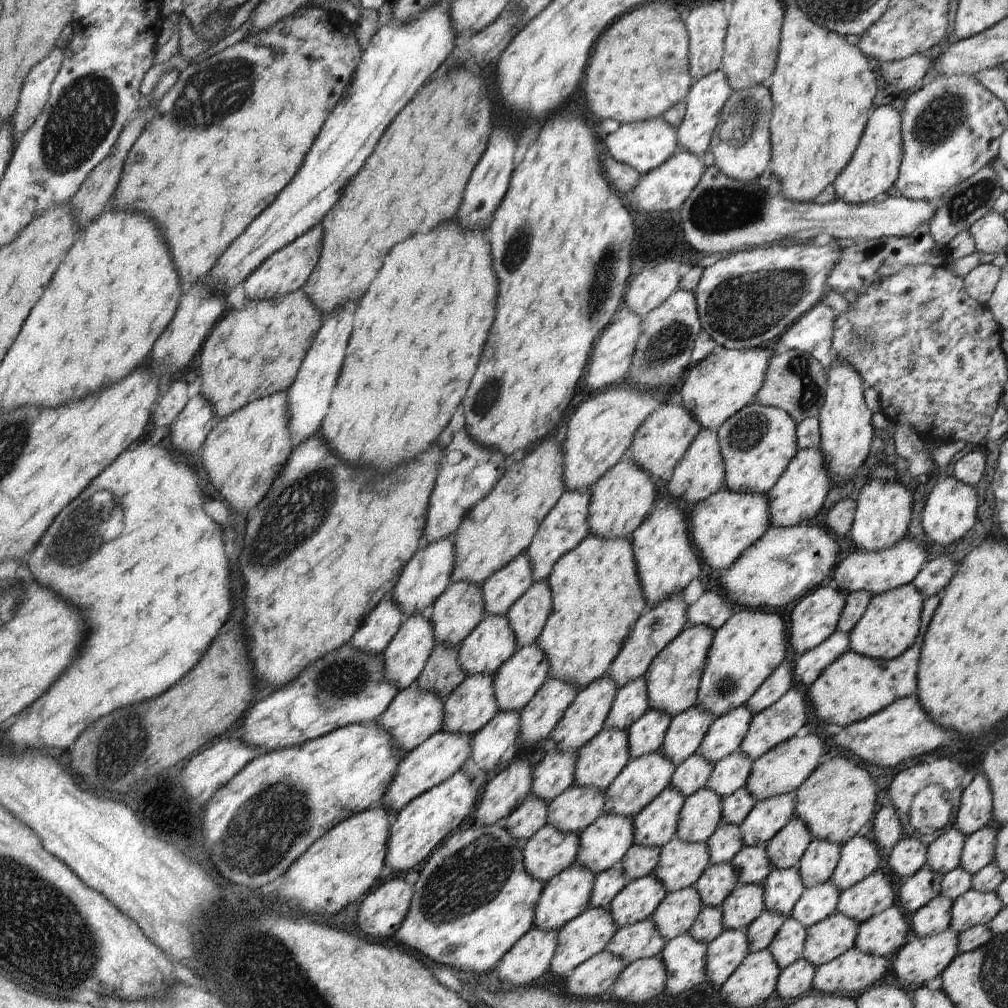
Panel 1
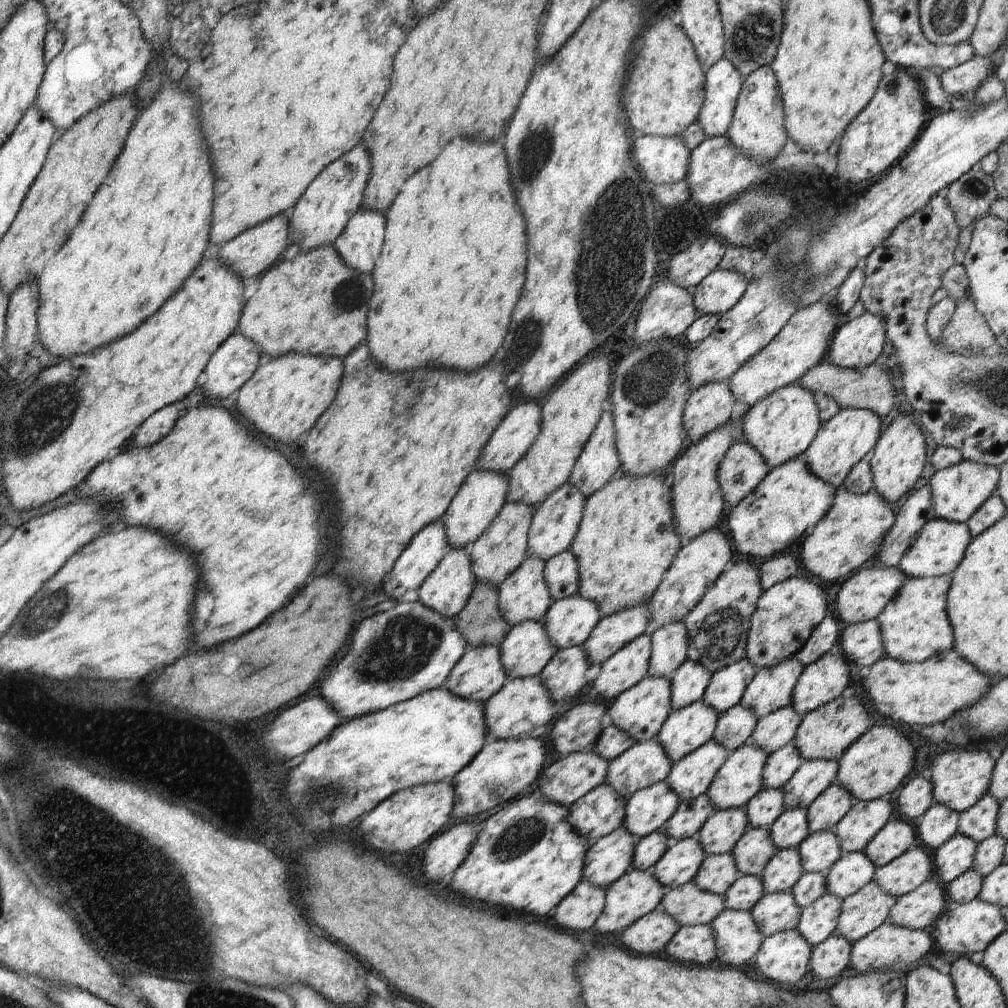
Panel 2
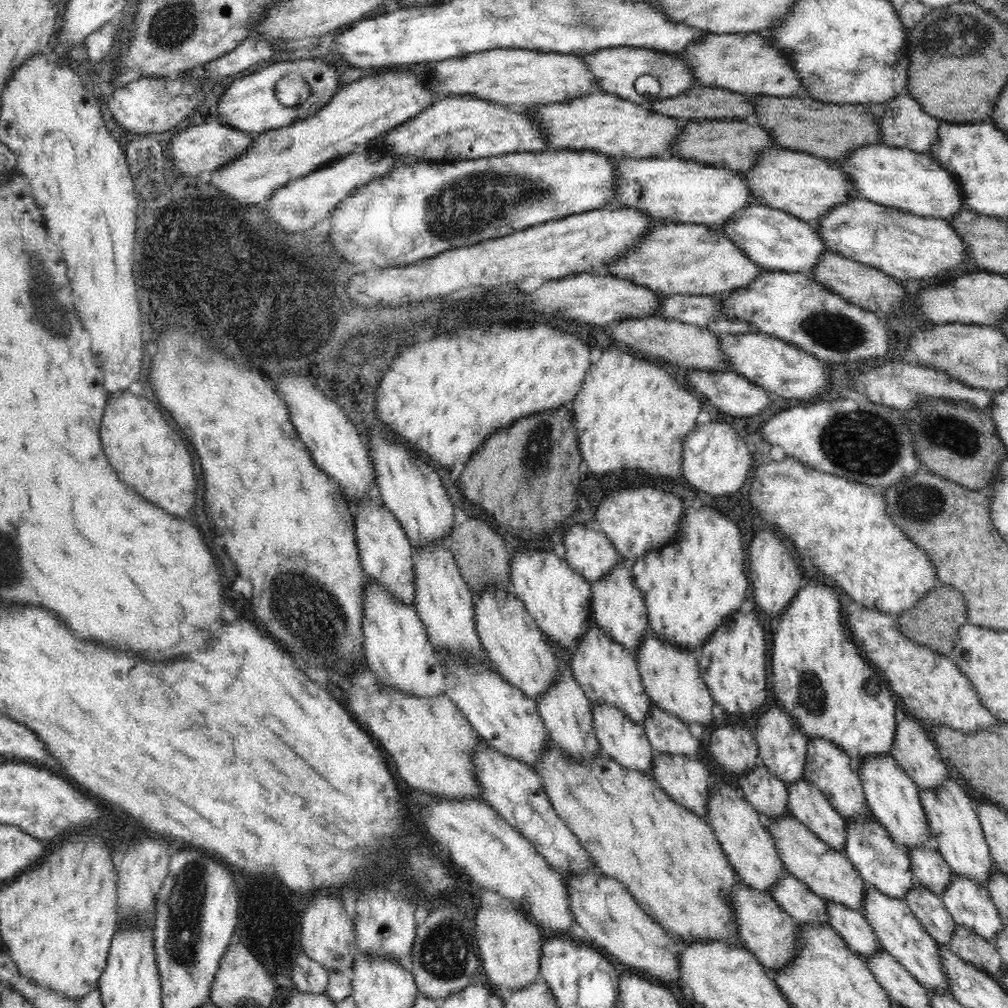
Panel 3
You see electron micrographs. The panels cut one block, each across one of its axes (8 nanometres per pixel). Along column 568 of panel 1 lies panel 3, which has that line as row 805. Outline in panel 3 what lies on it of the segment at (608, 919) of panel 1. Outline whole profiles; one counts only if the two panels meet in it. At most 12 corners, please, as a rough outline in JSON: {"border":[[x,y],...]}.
{"border":[[954,779],[920,789],[937,851],[986,887],[998,868],[977,804]]}

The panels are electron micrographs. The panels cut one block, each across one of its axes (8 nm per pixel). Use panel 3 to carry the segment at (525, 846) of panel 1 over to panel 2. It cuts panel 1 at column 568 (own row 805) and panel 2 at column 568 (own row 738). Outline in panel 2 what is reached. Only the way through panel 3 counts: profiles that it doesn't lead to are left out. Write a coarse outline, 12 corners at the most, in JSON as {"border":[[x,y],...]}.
{"border":[[605,782],[568,807],[591,845],[620,828],[627,800]]}

